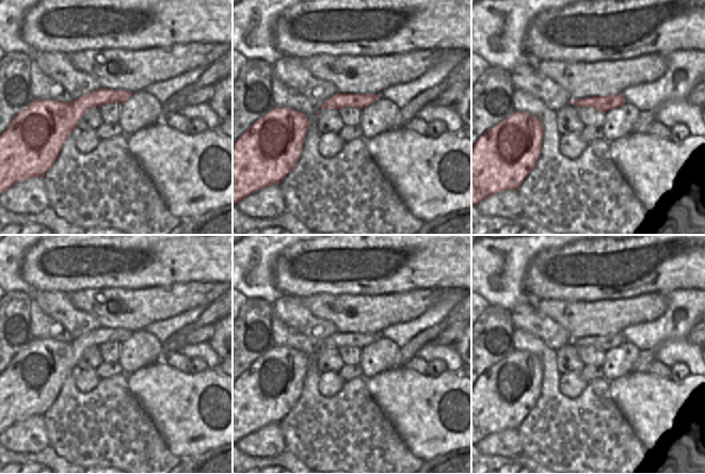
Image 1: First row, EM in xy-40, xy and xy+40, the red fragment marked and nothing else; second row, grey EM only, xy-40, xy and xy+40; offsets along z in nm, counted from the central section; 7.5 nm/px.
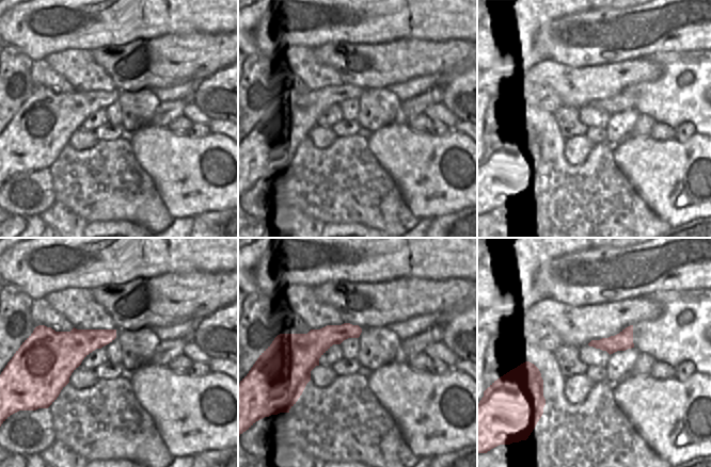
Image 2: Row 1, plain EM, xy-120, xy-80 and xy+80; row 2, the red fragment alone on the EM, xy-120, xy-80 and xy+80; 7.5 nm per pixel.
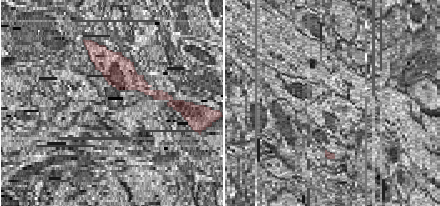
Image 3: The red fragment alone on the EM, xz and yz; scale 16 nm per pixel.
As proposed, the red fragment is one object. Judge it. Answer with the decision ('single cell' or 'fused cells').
single cell

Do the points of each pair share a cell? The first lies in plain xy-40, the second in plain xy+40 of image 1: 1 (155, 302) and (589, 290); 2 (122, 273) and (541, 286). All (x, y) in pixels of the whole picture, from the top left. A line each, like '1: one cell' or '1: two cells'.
1: two cells
2: one cell

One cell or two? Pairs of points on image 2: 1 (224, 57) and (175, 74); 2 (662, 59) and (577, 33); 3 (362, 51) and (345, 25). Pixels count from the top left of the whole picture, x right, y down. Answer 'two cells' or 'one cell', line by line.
1: one cell
2: two cells
3: two cells

